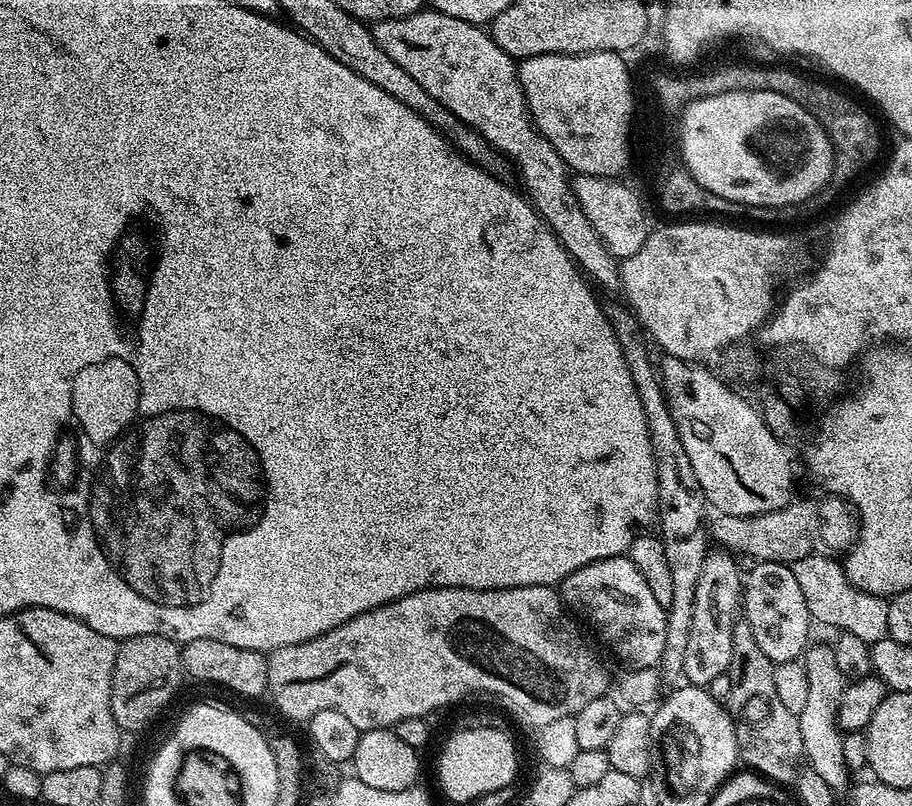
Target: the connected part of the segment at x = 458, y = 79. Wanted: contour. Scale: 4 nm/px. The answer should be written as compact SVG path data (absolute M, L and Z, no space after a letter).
M421 10L403 16L378 20L371 25L372 37L382 51L402 66L430 98L434 98L450 114L459 118L465 128L472 128L479 134L492 149L501 157L509 156L520 167L520 180L525 184L522 188L523 195L527 197L536 213L542 217L552 229L552 232L562 242L572 259L576 261L577 268L593 285L601 284L604 288L620 288L620 266L607 246L598 238L598 230L590 226L590 218L582 214L582 206L578 206L578 198L574 198L570 169L563 158L550 146L550 142L536 130L535 123L528 114L528 103L520 85L520 74L517 61L502 46L492 41L491 35L481 25L462 22L462 18L450 18L450 14L442 14L435 10Z

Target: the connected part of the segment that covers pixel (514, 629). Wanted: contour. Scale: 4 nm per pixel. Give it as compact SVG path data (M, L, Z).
M518 586L517 588L499 588L498 590L474 590L473 588L423 588L414 594L406 594L389 604L378 606L369 612L358 614L350 622L330 630L313 640L298 642L294 646L275 648L268 656L268 692L276 703L275 711L281 717L289 716L292 720L307 722L318 710L338 710L358 731L369 732L375 728L390 728L402 722L402 718L427 717L428 712L436 712L447 704L463 698L467 692L489 692L500 700L505 700L512 707L512 712L524 724L529 724L532 730L539 730L557 718L573 717L586 702L599 696L609 695L608 672L600 661L600 656L584 641L580 628L571 620L569 609L561 599L555 587Z

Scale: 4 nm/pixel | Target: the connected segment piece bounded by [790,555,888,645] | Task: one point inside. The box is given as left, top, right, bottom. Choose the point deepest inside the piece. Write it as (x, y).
(831, 598)

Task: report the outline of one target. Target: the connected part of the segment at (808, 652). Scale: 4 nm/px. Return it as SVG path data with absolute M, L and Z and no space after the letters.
M828 642L827 644L815 644L813 643L811 646L805 648L802 657L802 663L806 670L806 679L808 680L806 707L804 707L799 715L804 760L807 767L812 768L814 774L818 774L818 778L822 778L822 782L826 782L828 788L839 790L839 788L846 787L845 789L847 789L849 787L848 776L850 777L850 769L846 766L846 758L842 756L842 742L844 741L844 737L840 731L840 727L836 724L836 719L838 718L838 702L842 702L846 677L841 667L838 666L833 645Z

